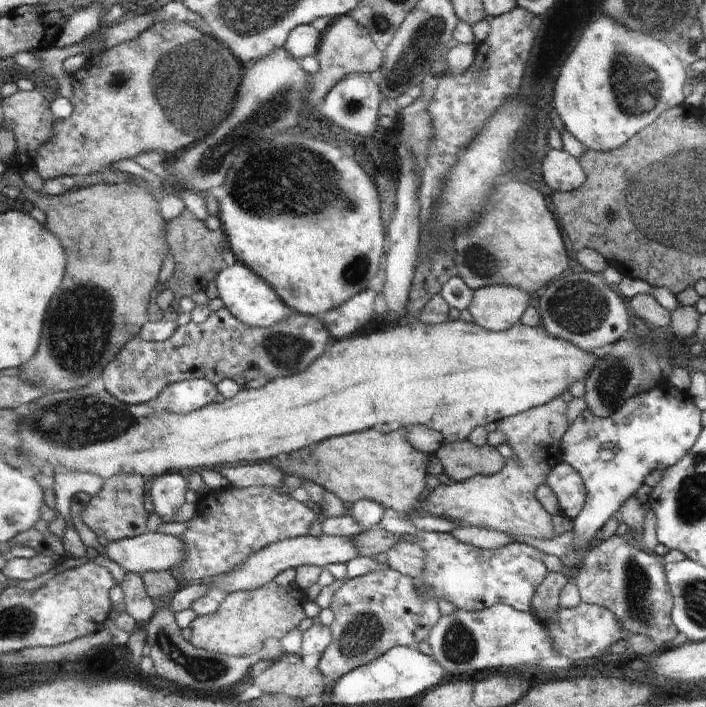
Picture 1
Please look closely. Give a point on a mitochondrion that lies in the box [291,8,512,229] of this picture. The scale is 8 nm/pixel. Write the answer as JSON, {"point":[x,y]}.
{"point":[415,55]}

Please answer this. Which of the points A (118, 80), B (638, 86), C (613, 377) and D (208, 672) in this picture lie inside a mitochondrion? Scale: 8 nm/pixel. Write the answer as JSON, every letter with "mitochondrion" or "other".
{"A":"mitochondrion","B":"mitochondrion","C":"mitochondrion","D":"mitochondrion"}

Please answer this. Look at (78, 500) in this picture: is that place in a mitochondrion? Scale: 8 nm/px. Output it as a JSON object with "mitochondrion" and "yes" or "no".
{"mitochondrion":"no"}

